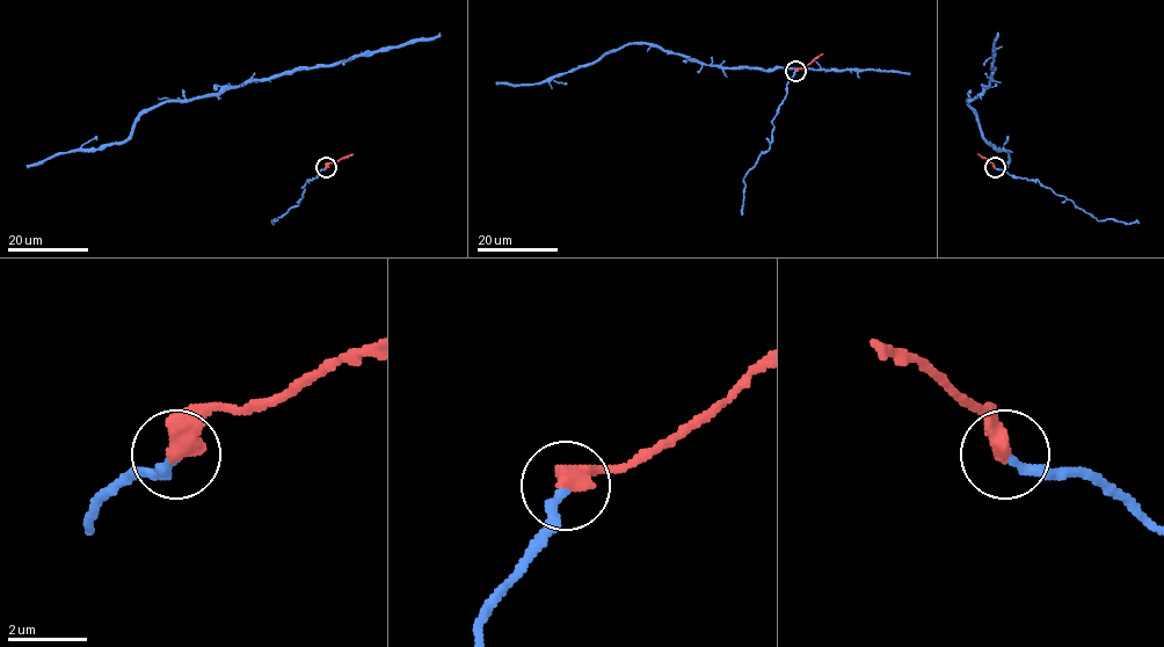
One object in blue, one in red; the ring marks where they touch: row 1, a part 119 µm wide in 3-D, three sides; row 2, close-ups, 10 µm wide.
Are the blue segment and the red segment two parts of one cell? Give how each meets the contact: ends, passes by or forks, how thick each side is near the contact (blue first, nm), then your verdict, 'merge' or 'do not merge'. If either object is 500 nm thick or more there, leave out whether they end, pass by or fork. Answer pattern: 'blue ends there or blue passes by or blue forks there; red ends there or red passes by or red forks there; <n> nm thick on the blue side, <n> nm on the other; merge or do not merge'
240 nm thick on the blue side, 550 nm on the other; merge

